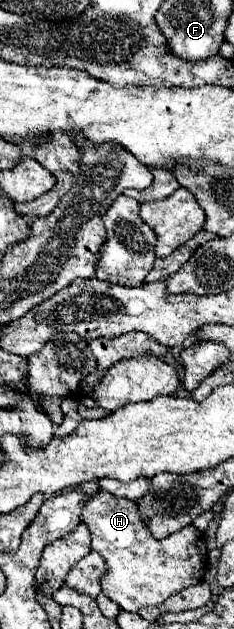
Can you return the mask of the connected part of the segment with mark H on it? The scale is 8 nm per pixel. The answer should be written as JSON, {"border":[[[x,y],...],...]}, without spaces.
{"border":[[[100,491],[84,505],[82,521],[92,533],[92,549],[106,561],[102,593],[124,611],[138,613],[142,607],[160,607],[168,597],[204,579],[208,551],[202,533],[194,525],[166,539],[154,539],[138,505],[108,491]]]}

